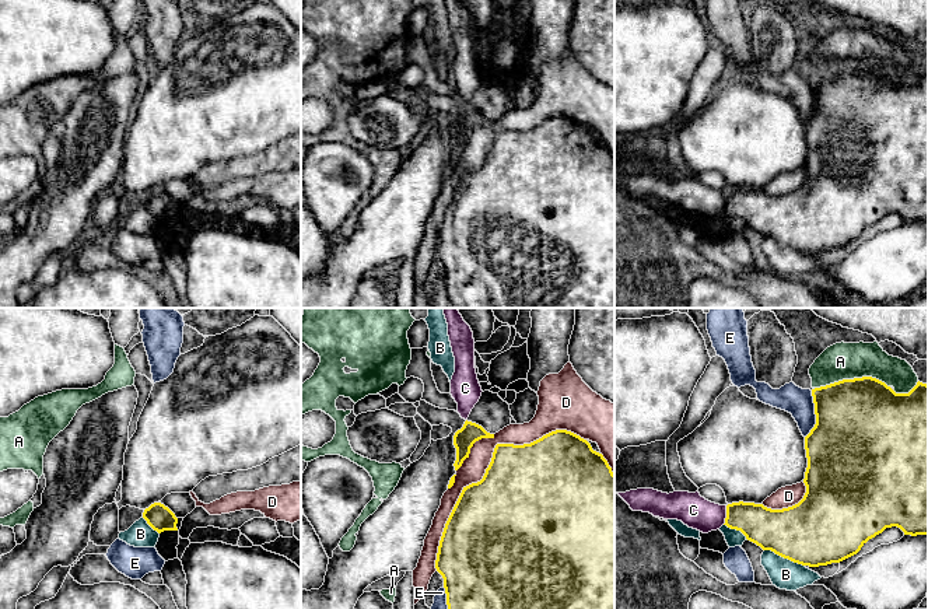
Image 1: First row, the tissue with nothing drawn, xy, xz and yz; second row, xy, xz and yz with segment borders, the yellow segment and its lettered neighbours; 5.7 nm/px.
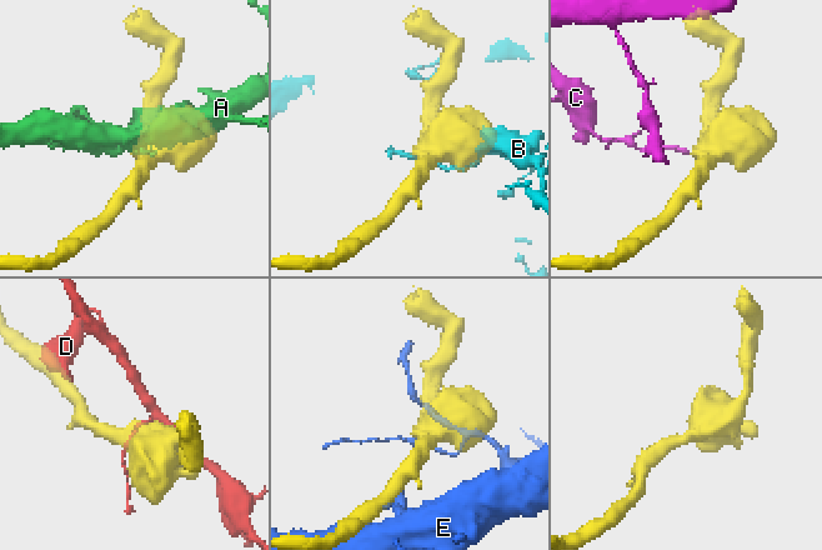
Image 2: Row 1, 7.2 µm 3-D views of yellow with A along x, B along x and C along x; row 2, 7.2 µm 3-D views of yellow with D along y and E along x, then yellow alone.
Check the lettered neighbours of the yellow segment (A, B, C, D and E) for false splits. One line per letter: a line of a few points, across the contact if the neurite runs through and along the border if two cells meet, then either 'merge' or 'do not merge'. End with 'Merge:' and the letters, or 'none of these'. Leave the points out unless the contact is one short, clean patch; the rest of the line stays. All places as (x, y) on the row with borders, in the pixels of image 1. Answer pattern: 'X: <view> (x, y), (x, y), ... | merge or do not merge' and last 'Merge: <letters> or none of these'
A: do not merge
B: do not merge
C: yz (727, 506), (727, 517), (722, 524) | do not merge
D: do not merge
E: do not merge
Merge: none of these

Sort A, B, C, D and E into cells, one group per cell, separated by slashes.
A / B / C / D / E

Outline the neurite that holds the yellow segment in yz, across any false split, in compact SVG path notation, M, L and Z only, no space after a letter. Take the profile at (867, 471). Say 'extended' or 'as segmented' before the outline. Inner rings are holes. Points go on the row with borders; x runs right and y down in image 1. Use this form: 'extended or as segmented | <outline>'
as segmented | M862 377L815 388L812 396L816 424L805 437L808 468L803 498L782 510L732 503L726 505L724 525L740 531L763 550L809 567L840 563L857 554L886 528L897 526L911 536L928 535L928 385L918 381L908 393L896 393L885 382Z

